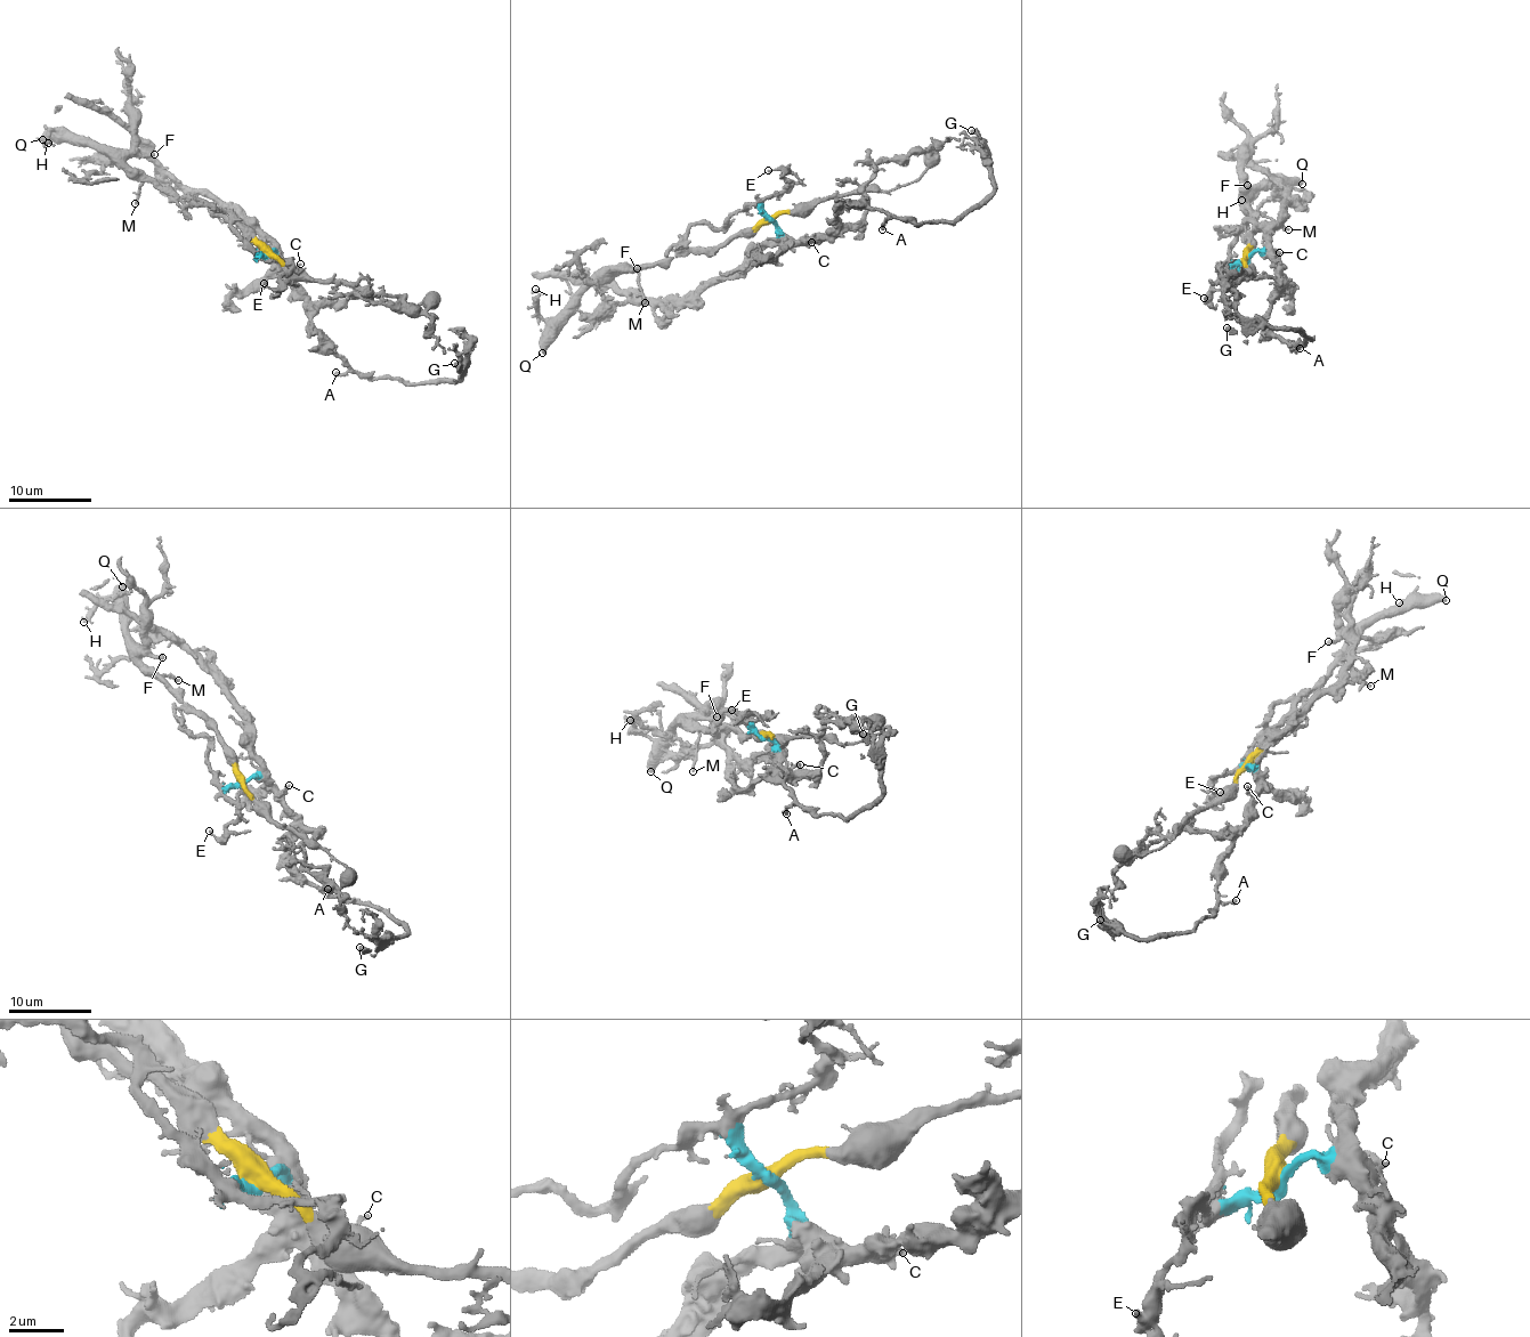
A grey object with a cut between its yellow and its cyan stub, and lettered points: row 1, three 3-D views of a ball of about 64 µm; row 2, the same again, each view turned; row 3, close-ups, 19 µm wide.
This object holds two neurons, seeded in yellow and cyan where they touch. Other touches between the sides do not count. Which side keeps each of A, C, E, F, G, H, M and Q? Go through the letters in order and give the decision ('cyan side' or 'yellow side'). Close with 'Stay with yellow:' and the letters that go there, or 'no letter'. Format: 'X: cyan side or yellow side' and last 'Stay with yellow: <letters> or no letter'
A: cyan side
C: cyan side
E: cyan side
F: yellow side
G: cyan side
H: yellow side
M: yellow side
Q: yellow side
Stay with yellow: F, H, M, Q

